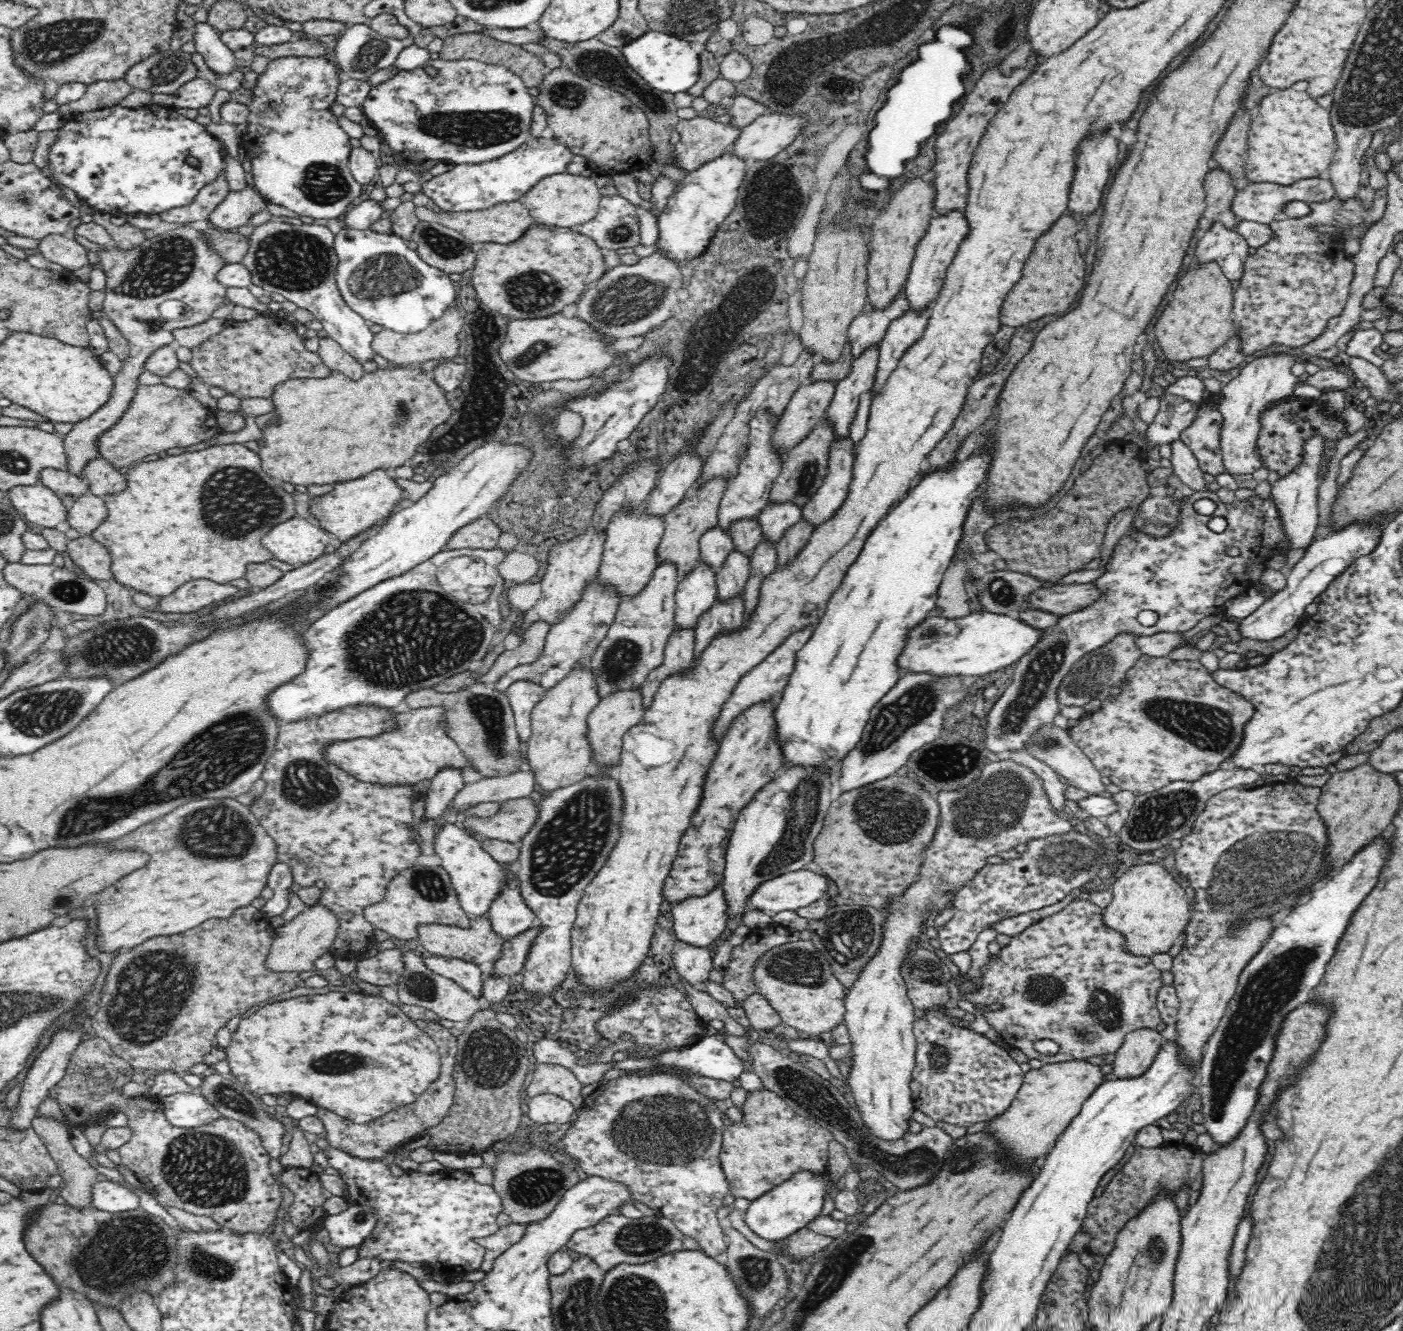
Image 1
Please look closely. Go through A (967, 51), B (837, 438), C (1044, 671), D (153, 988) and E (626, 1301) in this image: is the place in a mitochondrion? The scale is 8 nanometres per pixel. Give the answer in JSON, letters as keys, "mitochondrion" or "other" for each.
{"A":"other","B":"other","C":"mitochondrion","D":"mitochondrion","E":"mitochondrion"}

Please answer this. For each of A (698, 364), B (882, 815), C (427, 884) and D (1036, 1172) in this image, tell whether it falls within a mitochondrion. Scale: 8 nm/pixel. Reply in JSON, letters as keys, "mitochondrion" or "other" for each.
{"A":"mitochondrion","B":"mitochondrion","C":"mitochondrion","D":"other"}

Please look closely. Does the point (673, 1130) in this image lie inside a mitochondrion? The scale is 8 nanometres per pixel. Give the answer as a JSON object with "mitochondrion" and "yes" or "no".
{"mitochondrion":"yes"}

